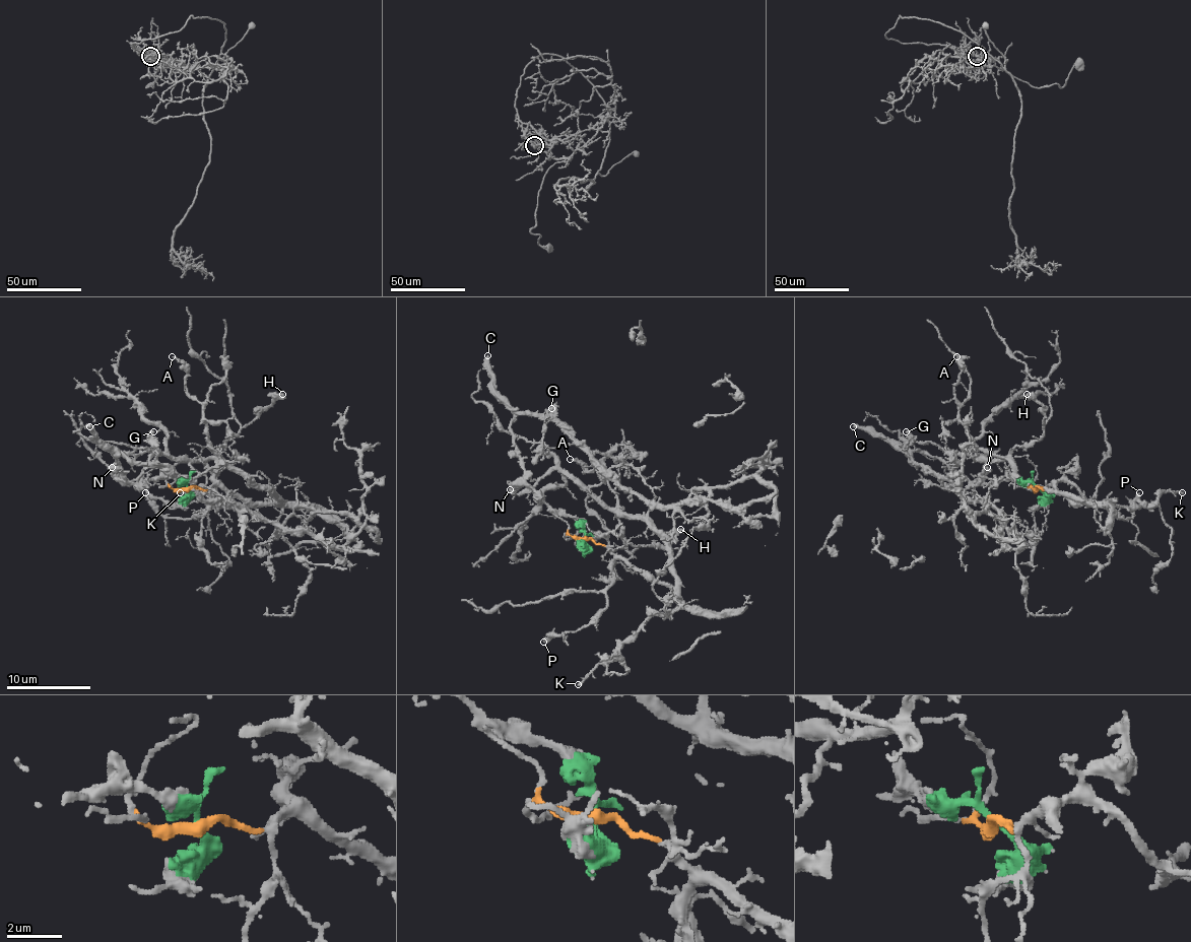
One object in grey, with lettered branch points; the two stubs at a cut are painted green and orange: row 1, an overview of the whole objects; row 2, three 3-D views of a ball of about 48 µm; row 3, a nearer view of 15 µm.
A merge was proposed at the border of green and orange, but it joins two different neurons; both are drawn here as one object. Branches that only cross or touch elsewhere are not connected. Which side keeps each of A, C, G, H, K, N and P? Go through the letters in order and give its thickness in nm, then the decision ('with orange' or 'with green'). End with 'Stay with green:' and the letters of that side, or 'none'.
A: calibre 190 nm; with orange
C: calibre 360 nm; with green
G: calibre 420 nm; with green
H: calibre 440 nm; with orange
K: calibre 240 nm; with orange
N: calibre 550 nm; with green
P: calibre 360 nm; with orange
Stay with green: C, G, N

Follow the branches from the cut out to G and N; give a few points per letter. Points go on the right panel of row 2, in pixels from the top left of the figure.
G: (1037, 486), (1015, 477), (981, 484), (967, 479), (918, 452), (912, 454), (914, 463), (905, 452), (905, 431)
N: (1037, 486), (1015, 477), (983, 484), (988, 467)

